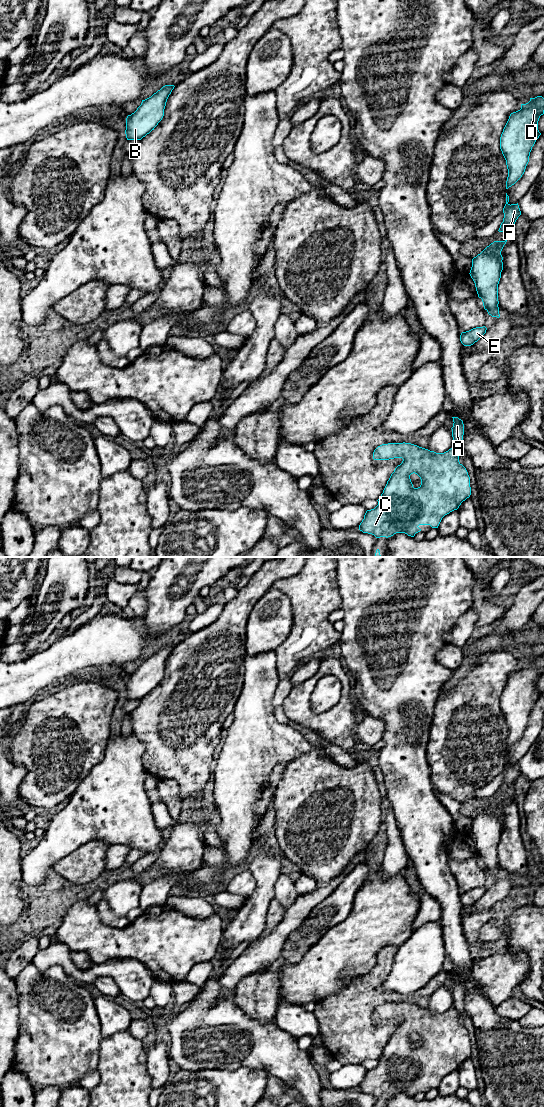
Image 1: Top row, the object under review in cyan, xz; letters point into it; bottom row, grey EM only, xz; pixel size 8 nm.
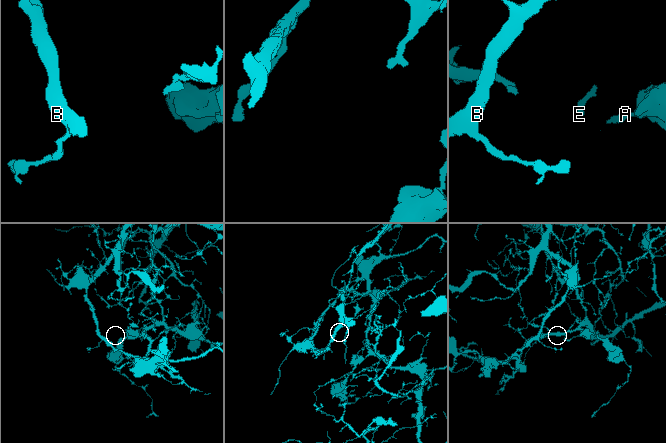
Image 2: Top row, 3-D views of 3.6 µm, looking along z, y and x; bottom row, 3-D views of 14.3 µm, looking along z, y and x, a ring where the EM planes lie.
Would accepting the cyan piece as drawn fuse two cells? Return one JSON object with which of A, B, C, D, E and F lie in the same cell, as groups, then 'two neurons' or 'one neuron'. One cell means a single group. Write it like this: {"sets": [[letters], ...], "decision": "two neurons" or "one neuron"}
{"sets": [["A", "B", "E"], ["C", "D", "F"]], "decision": "two neurons"}

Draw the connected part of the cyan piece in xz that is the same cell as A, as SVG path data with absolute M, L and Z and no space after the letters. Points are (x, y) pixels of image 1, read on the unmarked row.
M458 977L452 978L454 982L453 987L451 988L453 997L453 1008L455 1008L458 1013L461 1013L464 1011L464 1001L463 1001L464 984L463 981Z

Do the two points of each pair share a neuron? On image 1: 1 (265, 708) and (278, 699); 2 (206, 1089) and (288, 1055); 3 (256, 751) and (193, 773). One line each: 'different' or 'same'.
1: different
2: different
3: different

